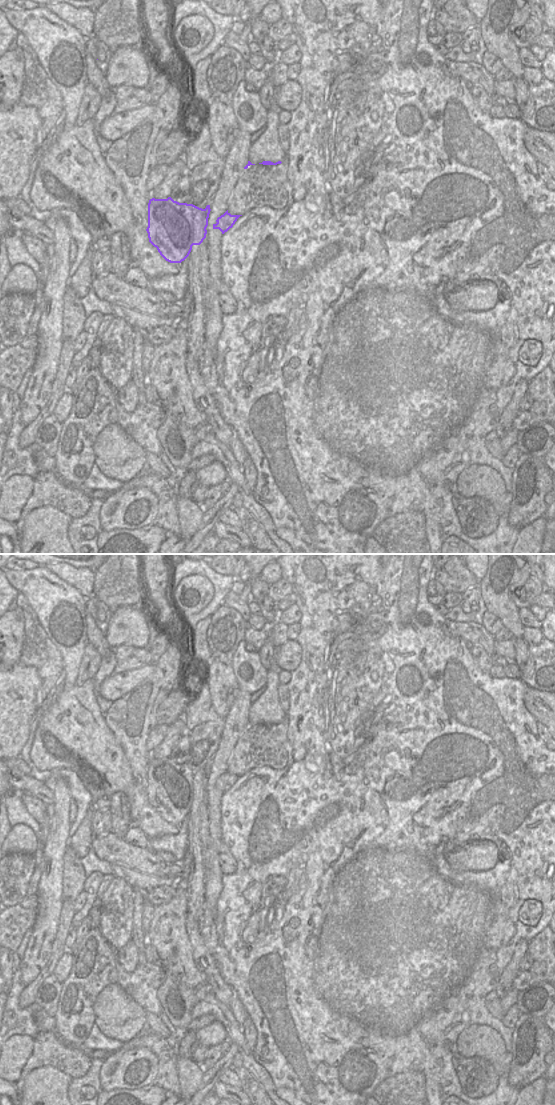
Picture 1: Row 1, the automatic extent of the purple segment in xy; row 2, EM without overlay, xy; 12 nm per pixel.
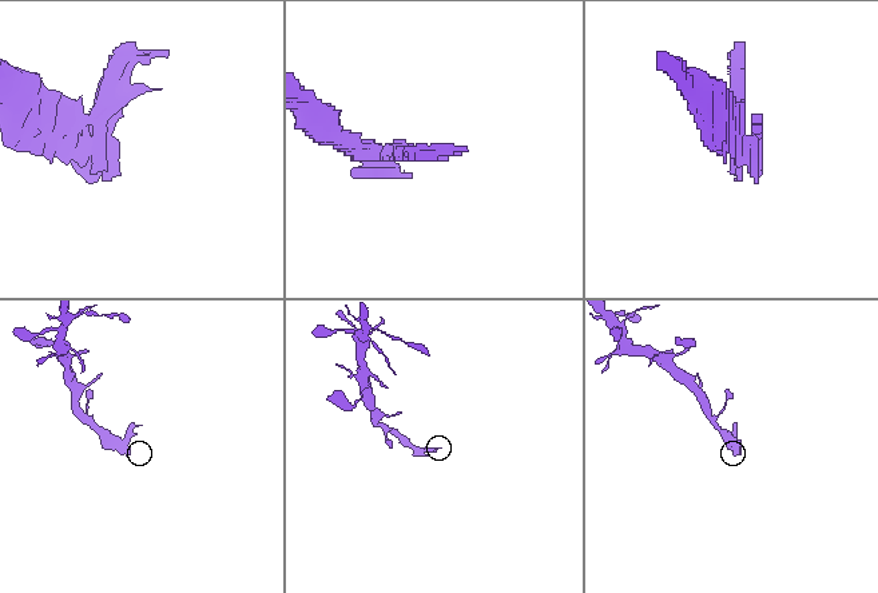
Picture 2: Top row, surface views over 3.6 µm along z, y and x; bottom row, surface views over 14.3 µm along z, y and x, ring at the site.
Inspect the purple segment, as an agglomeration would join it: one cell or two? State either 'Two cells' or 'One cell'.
Two cells.

